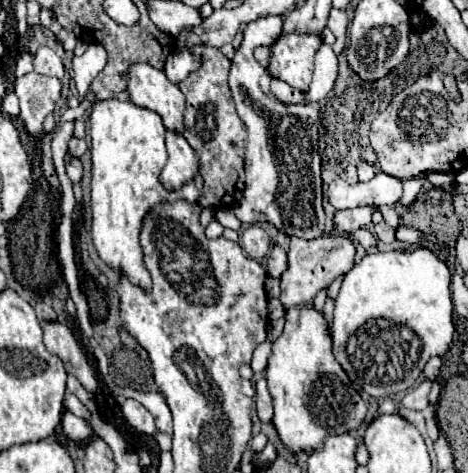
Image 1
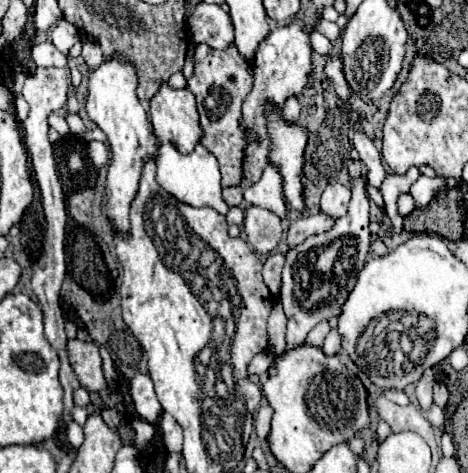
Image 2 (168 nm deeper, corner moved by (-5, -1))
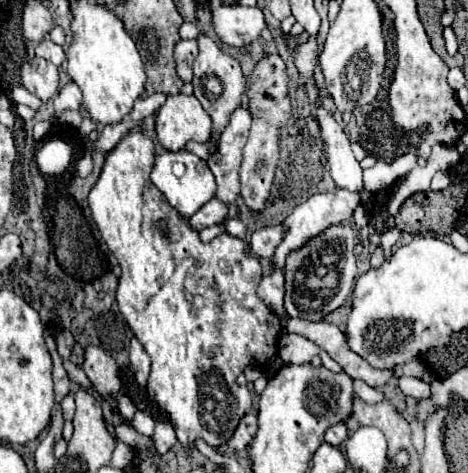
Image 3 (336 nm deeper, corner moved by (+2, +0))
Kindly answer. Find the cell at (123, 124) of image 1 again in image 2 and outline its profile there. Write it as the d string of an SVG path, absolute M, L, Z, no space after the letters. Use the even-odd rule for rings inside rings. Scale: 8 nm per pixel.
M116 52L110 58L104 58L104 62L96 70L86 72L86 88L88 88L86 112L90 120L94 120L98 128L108 136L108 144L112 150L112 158L108 164L104 214L110 218L110 222L116 224L118 230L128 232L130 230L128 208L138 192L142 160L146 156L156 158L158 152L158 140L154 136L154 128L136 96L136 88L138 88L136 66Z

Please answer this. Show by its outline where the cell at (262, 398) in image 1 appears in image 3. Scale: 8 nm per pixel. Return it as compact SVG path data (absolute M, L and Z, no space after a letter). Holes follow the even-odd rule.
M247 411L247 415L241 419L233 439L229 439L229 443L221 445L219 451L221 453L237 453L251 443L255 433L257 433L257 415L255 415L255 411Z

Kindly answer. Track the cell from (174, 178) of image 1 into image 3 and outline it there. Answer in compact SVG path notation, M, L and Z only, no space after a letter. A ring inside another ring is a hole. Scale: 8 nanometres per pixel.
M185 149L175 151L175 153L171 153L171 151L157 153L153 169L151 169L151 181L167 197L169 205L175 207L185 217L195 215L207 201L211 201L215 197L215 191L217 191L215 177L213 177L211 169L207 167L207 161L203 161L201 157L197 157L195 153L185 151Z

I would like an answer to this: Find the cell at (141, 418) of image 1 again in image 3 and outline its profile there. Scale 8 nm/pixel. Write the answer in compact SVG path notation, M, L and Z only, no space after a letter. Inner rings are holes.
M131 339L131 371L135 373L135 379L139 383L141 389L145 389L147 385L147 377L149 377L149 357L145 355L145 349L141 347L141 343L137 343L137 339Z

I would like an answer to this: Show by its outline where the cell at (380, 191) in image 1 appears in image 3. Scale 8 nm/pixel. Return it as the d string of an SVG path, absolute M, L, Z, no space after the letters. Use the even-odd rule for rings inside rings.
M336 189L334 192L315 193L315 195L311 195L305 203L297 205L297 207L293 209L293 213L283 221L283 225L287 227L287 235L285 235L285 239L281 241L281 245L277 247L277 251L275 251L273 265L277 265L277 267L283 269L287 253L289 253L291 249L297 249L297 247L305 245L313 235L319 235L325 227L329 227L329 225L333 224L352 222L354 211L359 204L359 194L350 192L347 189Z

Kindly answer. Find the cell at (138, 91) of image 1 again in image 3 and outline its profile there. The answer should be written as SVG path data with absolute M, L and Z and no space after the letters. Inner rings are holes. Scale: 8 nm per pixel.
M169 95L153 121L157 139L167 151L179 151L189 141L205 143L211 137L211 119L193 95Z

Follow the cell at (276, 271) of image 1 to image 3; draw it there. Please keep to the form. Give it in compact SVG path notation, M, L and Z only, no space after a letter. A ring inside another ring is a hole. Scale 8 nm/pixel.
M273 267L271 273L267 273L261 283L259 283L259 289L257 289L257 295L265 301L265 305L277 313L277 315L285 315L285 309L283 309L283 271Z

